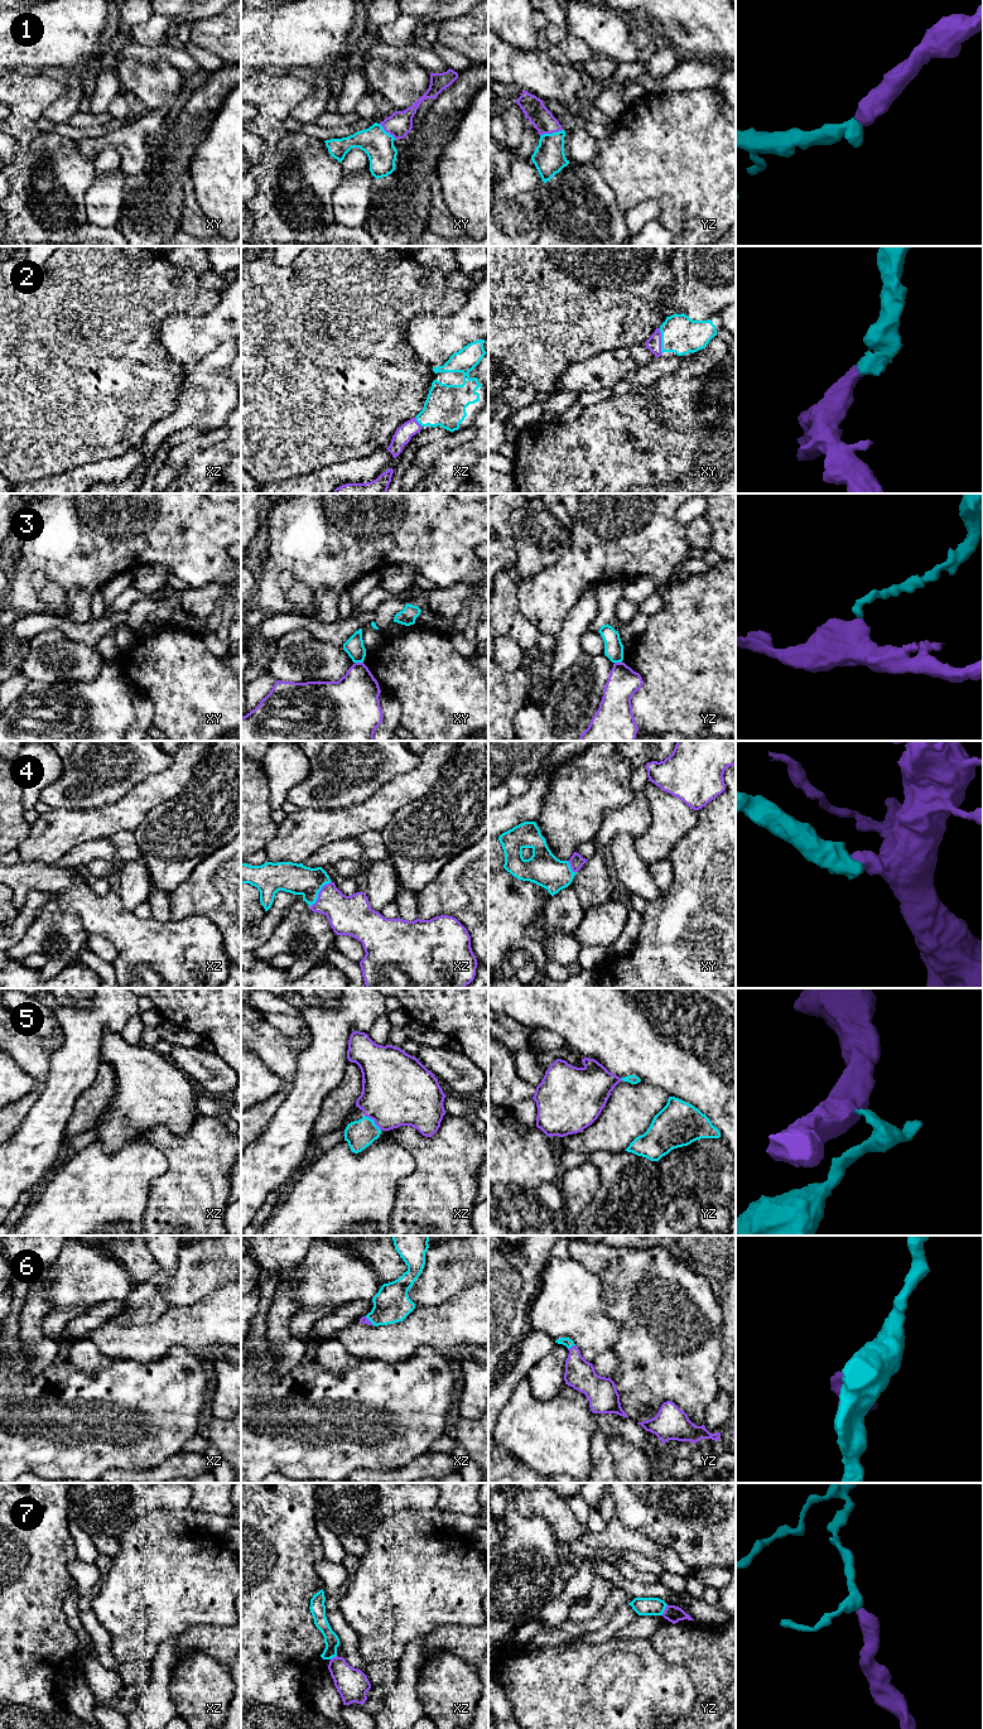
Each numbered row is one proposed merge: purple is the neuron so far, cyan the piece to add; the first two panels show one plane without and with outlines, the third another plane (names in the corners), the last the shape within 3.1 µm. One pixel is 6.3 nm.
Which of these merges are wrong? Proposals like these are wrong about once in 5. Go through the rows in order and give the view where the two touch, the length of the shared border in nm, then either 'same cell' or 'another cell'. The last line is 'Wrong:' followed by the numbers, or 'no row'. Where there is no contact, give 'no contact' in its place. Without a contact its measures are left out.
1: contact in yz; length 150 nm; same cell
2: contact in xy; length 160 nm; same cell
3: contact in xy; length 60 nm; another cell
4: contact in xz; length 220 nm; same cell
5: contact in xz; length 140 nm; same cell
6: contact in yz; length 60 nm; same cell
7: contact in yz; length 80 nm; another cell
Wrong: 3, 7

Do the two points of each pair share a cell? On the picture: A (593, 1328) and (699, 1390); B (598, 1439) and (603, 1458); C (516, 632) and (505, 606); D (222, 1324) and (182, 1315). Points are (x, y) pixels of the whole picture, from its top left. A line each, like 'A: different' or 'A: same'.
A: different
B: same
C: same
D: same

